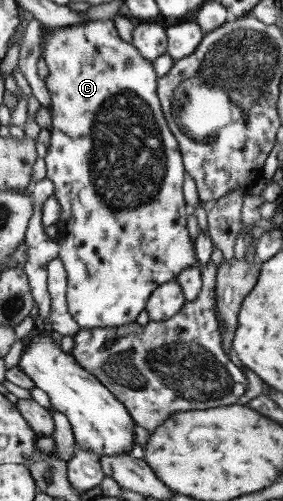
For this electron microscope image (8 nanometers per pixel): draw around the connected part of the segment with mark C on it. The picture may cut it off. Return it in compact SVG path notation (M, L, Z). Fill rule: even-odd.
M112 19L91 20L82 24L65 27L48 27L43 24L43 29L51 30L43 43L43 55L49 74L46 77L46 86L51 92L52 128L51 142L45 156L45 166L42 173L55 184L54 196L62 207L60 220L56 223L57 240L61 244L60 258L65 264L68 273L68 308L77 324L81 328L109 328L122 327L133 324L137 317L146 310L151 294L164 283L175 281L176 277L187 267L199 266L197 247L191 242L189 229L187 229L187 216L190 208L183 197L183 183L187 177L184 163L184 154L178 136L171 131L162 102L158 96L158 72L154 62L142 56L142 53L122 38L118 27Z

